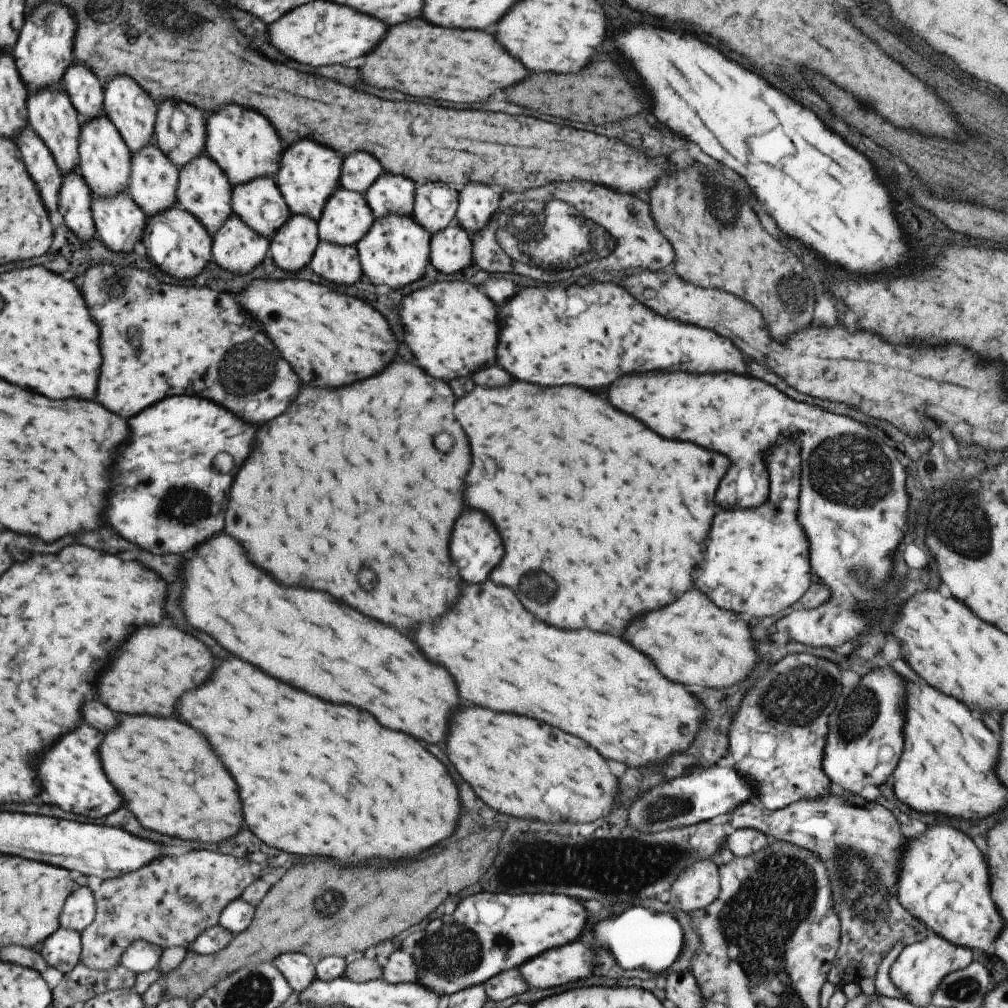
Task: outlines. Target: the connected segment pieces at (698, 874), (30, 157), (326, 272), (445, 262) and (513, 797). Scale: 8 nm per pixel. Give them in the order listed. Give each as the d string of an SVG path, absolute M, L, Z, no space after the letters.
M702 858L688 866L684 874L674 880L668 895L670 902L690 914L706 908L718 899L721 888L717 859Z
M29 124L22 135L16 138L16 144L22 152L22 162L26 164L28 174L36 182L36 188L40 192L46 210L48 210L48 213L58 210L63 176L52 154L48 151L44 142L34 134Z
M319 241L308 267L338 286L352 286L358 280L364 280L355 246Z
M457 223L430 236L430 263L443 274L456 274L472 264L471 235Z
M466 706L452 718L452 728L448 734L448 756L452 764L456 764L460 776L492 810L516 818L530 818L540 822L574 820L586 824L608 816L620 805L622 794L618 788L618 778L610 772L606 760L584 740L542 724L534 718L492 712L480 706Z

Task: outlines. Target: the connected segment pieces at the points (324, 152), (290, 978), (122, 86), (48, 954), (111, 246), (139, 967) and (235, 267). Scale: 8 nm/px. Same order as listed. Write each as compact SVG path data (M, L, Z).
M311 139L300 140L292 147L285 146L274 180L292 215L306 216L314 221L321 218L328 200L340 188L343 160L335 151Z
M280 954L280 958L272 962L280 968L279 972L286 978L293 991L302 992L304 988L308 988L308 984L317 979L312 960L304 954Z
M126 76L117 77L104 88L105 116L114 124L130 153L137 154L154 144L157 105L152 98L132 78Z
M60 927L37 950L48 967L69 974L81 961L80 933Z
M126 192L108 199L94 198L91 210L99 240L109 250L130 254L134 251L135 244L143 242L148 217Z
M135 941L122 956L121 965L136 974L148 972L159 966L163 949L156 944Z
M235 214L212 237L213 260L224 270L248 274L262 264L269 252L269 240L254 232Z

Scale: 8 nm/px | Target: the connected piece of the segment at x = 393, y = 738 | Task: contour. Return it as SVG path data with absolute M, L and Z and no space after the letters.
M240 658L222 662L216 668L216 676L212 676L212 680L208 680L202 688L188 692L188 696L184 696L184 700L180 700L180 716L190 726L204 732L204 736L210 740L216 754L224 760L226 768L232 772L232 776L238 782L246 826L268 846L274 846L274 848L290 852L290 854L306 854L306 856L318 854L318 856L330 856L344 864L360 864L360 862L376 858L376 856L384 858L384 860L414 858L420 852L438 844L440 840L450 838L458 828L458 818L462 812L458 788L456 788L452 776L448 774L446 766L436 756L432 756L418 740L414 740L412 736L382 728L372 714L368 714L364 710L356 710L356 706L338 706L338 704L330 704L324 700L320 702L320 698L300 692L300 690L268 676L266 672L258 670L256 666L252 666Z

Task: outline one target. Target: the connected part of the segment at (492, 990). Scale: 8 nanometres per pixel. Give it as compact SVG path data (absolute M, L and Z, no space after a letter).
M518 969L504 970L486 980L482 986L484 986L486 996L495 1002L504 1001L530 989Z

